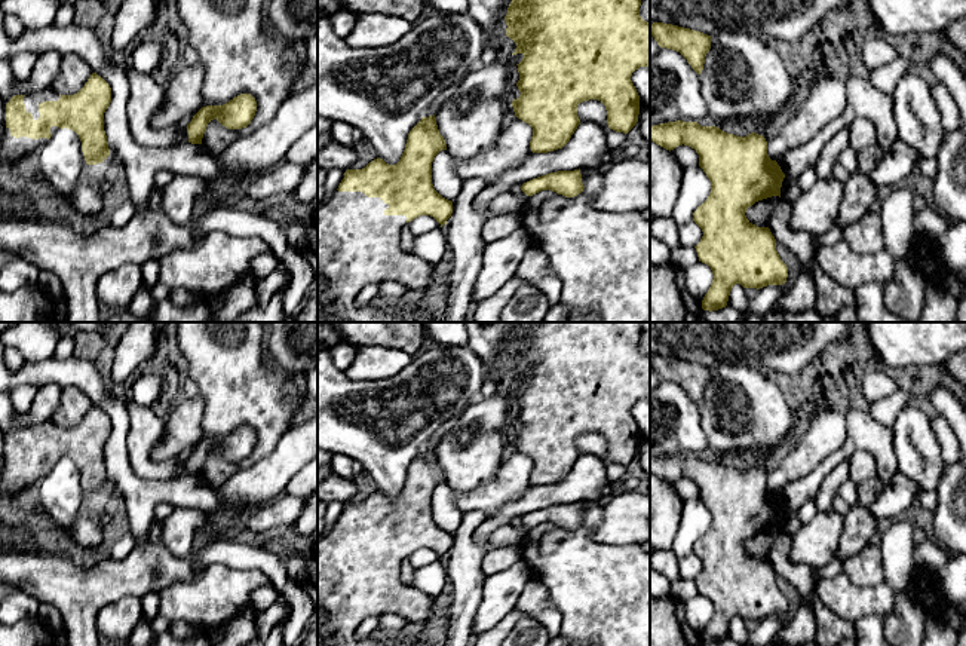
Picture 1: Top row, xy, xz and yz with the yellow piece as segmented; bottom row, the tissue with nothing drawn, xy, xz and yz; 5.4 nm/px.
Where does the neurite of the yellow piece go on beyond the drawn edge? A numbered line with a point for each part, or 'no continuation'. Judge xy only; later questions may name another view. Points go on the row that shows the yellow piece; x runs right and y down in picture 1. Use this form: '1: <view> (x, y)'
1: xy (14, 150)

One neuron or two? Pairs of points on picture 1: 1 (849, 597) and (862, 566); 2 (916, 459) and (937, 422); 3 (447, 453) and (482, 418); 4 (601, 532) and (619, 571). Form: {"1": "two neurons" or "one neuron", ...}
{"1": "two neurons", "2": "two neurons", "3": "one neuron", "4": "two neurons"}

